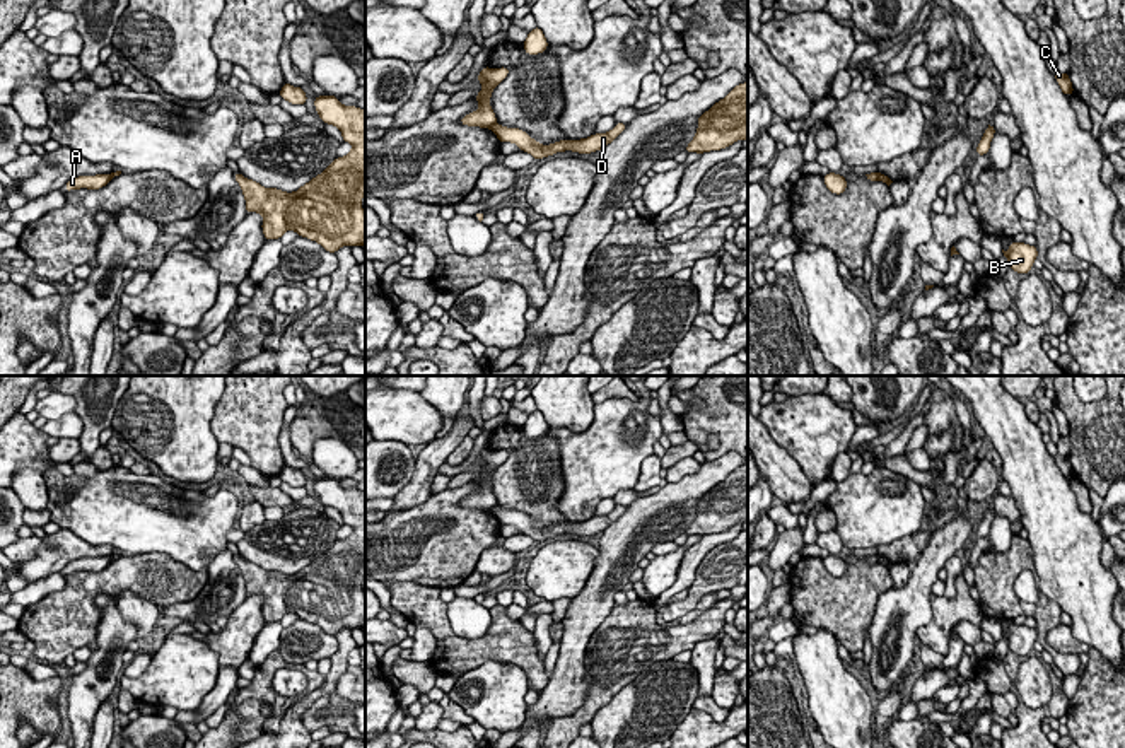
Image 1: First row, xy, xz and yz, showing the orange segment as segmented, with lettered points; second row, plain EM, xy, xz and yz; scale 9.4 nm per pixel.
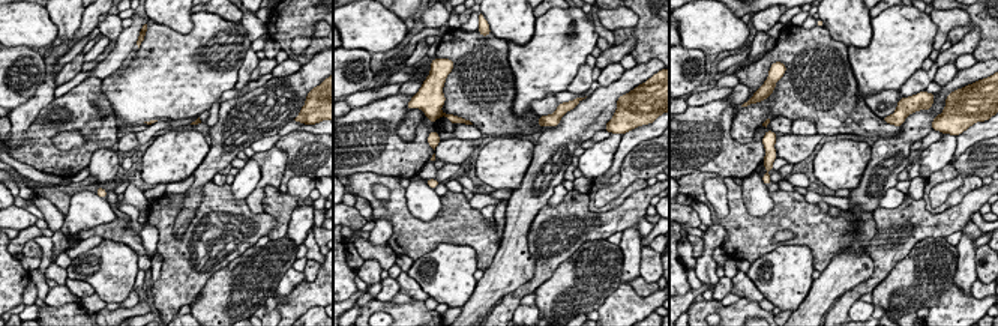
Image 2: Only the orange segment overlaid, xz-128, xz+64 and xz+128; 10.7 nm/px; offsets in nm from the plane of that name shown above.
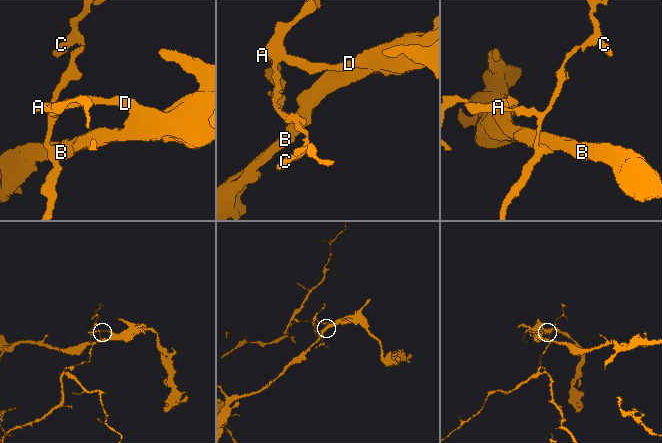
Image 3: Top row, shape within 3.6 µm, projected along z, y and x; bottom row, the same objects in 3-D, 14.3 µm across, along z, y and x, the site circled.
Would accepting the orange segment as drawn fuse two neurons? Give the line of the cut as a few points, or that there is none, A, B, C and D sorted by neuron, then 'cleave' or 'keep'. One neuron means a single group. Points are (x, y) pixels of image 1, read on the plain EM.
xz (494, 504), (489, 509) | A C / B D | cleave

